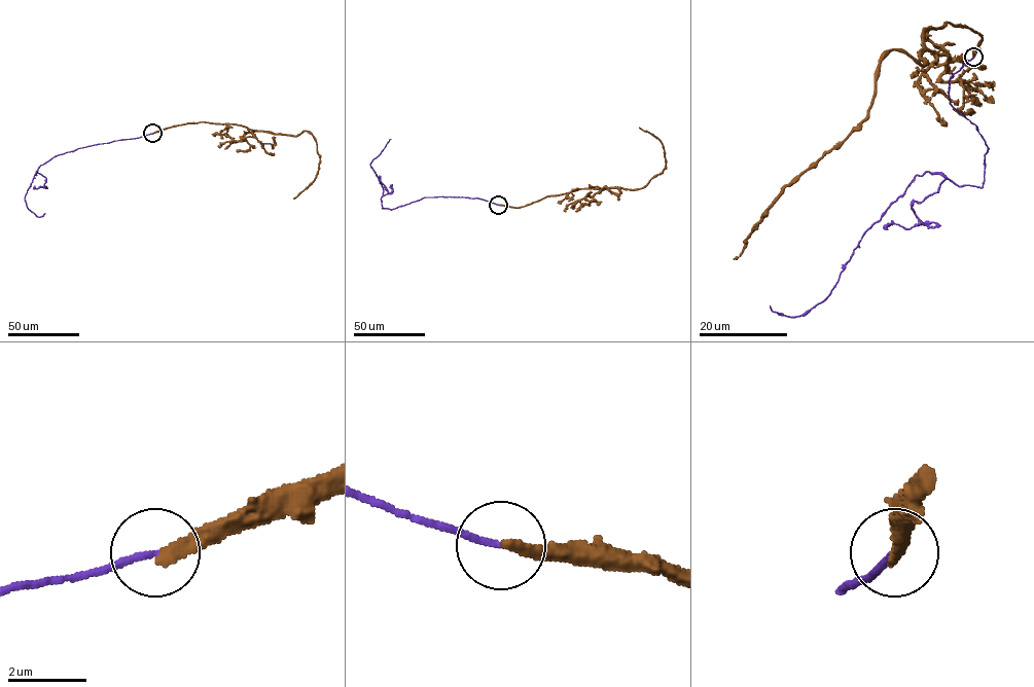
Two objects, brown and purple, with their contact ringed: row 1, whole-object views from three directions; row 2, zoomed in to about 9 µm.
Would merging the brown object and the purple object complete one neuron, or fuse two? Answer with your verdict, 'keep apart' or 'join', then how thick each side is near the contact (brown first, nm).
keep apart; calibres 340 and 140 nm

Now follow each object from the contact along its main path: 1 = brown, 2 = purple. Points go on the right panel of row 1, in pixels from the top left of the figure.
1: (972, 58), (982, 37), (951, 23), (924, 31), (922, 65), (890, 51), (868, 114), (784, 189), (733, 258)
2: (972, 58), (949, 91), (987, 146), (982, 186), (917, 176), (817, 304), (794, 317), (770, 305)

